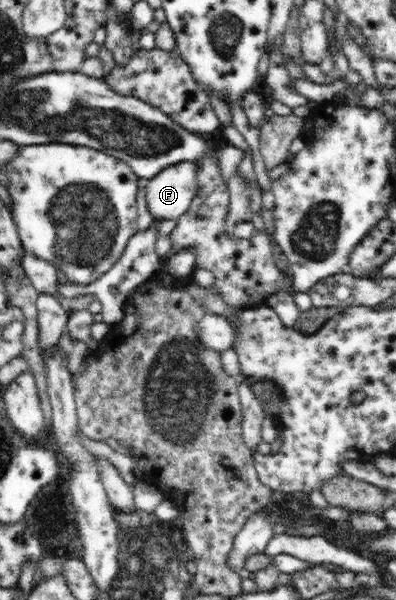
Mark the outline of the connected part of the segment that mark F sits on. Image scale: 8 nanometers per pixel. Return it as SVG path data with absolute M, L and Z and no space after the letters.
M180 162L148 180L145 198L154 219L178 219L188 210L198 190L198 168L195 162Z

